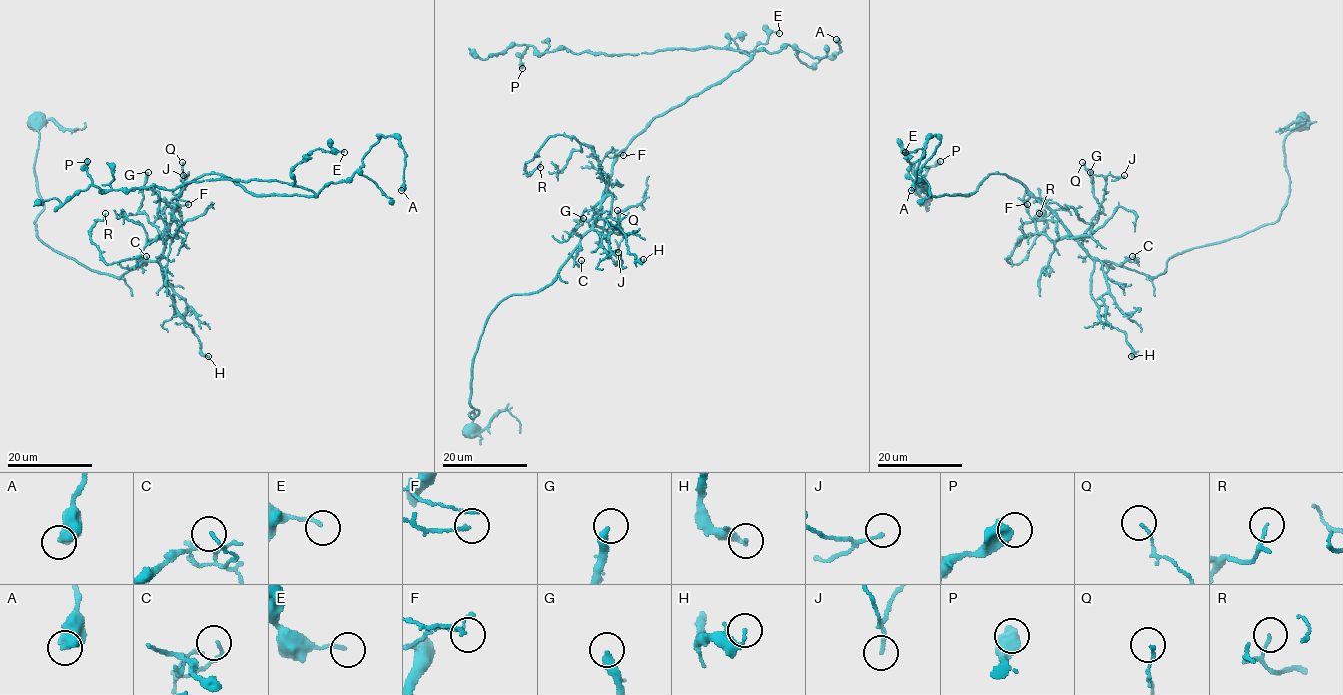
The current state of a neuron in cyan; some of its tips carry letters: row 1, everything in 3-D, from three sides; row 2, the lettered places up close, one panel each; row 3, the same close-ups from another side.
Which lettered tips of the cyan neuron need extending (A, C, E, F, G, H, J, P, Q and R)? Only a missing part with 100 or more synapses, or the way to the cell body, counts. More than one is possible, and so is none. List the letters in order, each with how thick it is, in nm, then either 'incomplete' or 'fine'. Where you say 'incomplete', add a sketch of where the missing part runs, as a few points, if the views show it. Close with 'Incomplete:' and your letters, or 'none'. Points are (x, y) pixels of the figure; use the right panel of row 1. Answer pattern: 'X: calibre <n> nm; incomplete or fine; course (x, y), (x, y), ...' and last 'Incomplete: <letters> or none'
A: calibre 600 nm; fine
C: calibre 110 nm; fine
E: calibre 130 nm; fine
F: calibre 90 nm; fine
G: calibre 360 nm; fine
H: calibre 180 nm; fine
J: calibre 130 nm; fine
P: calibre 600 nm; fine
Q: calibre 100 nm; fine
R: calibre 120 nm; fine
Incomplete: none

